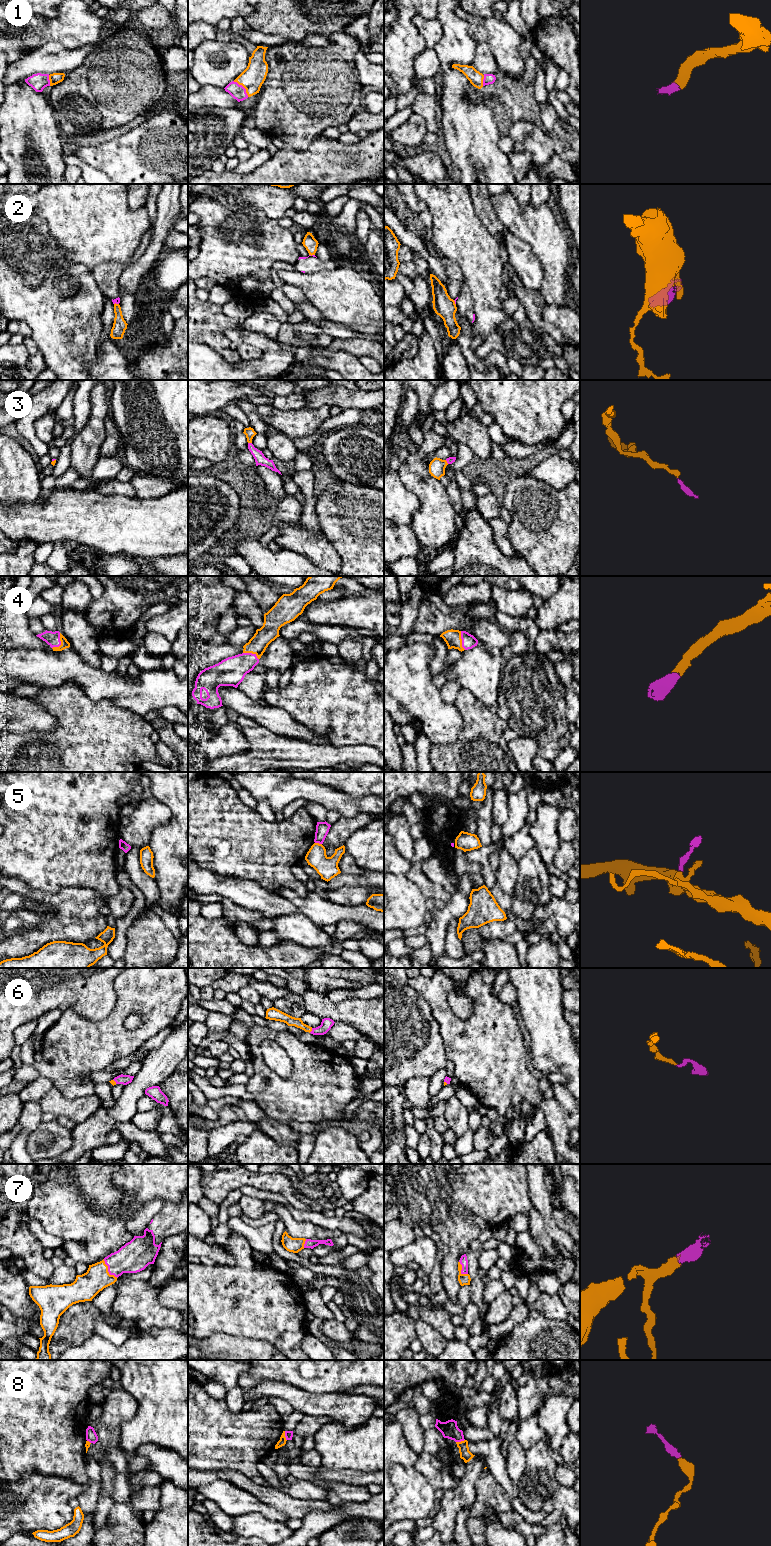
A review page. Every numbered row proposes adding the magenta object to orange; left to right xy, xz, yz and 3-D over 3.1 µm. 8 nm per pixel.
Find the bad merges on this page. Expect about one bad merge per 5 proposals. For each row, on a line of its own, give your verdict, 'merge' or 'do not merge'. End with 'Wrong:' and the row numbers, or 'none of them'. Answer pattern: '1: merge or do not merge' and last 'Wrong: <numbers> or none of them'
1: merge
2: do not merge
3: merge
4: merge
5: do not merge
6: merge
7: merge
8: merge
Wrong: 2, 5

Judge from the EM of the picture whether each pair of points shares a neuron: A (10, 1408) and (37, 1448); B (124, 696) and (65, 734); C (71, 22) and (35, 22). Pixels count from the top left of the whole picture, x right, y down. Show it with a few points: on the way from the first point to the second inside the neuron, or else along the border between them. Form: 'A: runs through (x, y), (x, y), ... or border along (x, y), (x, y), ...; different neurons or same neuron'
A: runs through (20, 1418), (37, 1435), (37, 1438); same neuron
B: border along (89, 698), (108, 700), (115, 706), (134, 713); different neurons
C: runs through (62, 26), (44, 26); same neuron

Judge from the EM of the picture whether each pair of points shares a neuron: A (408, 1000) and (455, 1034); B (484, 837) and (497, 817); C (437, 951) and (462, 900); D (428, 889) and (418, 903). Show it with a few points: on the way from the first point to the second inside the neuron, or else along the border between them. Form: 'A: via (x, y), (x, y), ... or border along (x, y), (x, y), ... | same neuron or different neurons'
A: border along (425, 1001), (439, 1024), (439, 1032), (443, 1044) | different neurons
B: border along (492, 797), (491, 821) | different neurons
C: via (437, 938), (438, 924), (449, 913) | same neuron
D: border along (408, 877), (420, 888), (427, 898) | different neurons

